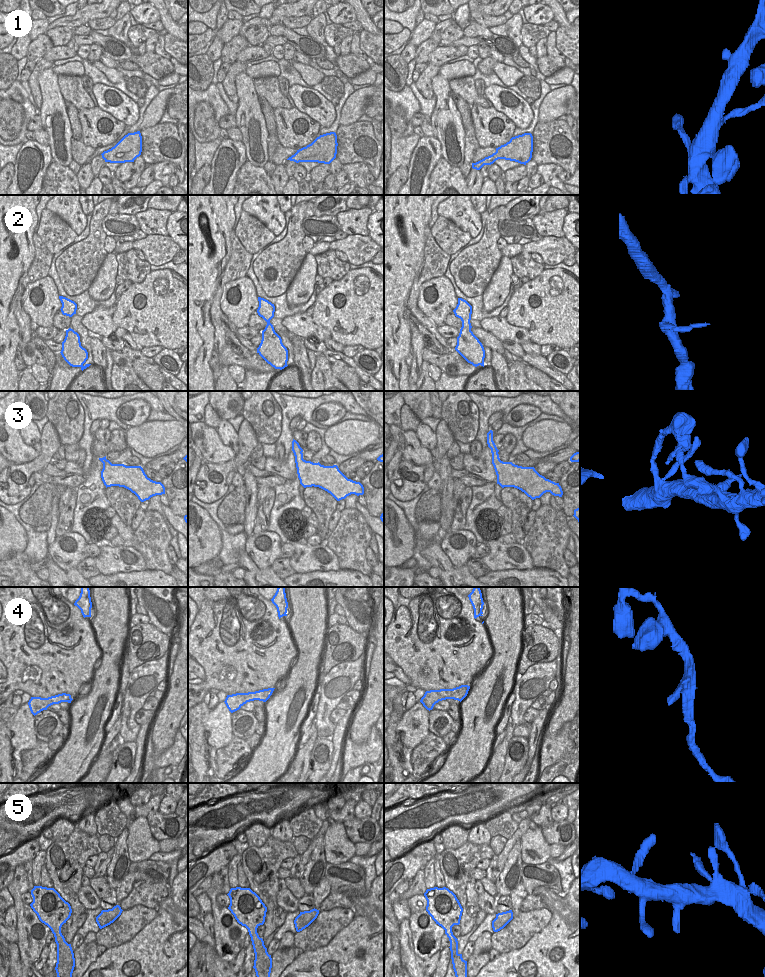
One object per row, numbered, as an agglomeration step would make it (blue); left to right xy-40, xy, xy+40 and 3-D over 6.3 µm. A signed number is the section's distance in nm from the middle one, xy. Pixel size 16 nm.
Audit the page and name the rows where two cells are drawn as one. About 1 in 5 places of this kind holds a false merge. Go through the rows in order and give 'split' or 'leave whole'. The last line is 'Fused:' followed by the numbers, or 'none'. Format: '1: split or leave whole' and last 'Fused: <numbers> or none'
1: leave whole
2: leave whole
3: split
4: leave whole
5: leave whole
Fused: 3

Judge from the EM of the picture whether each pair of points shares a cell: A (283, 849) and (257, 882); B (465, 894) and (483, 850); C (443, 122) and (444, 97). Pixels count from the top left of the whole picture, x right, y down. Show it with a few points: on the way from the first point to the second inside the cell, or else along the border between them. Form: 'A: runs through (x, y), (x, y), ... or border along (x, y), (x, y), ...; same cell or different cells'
A: runs through (275, 857), (262, 874); same cell
B: runs through (465, 883), (466, 866), (472, 860); same cell
C: runs through (444, 116), (444, 103); same cell

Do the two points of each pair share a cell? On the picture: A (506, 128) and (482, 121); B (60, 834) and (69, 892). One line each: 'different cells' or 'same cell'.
A: same cell
B: different cells

